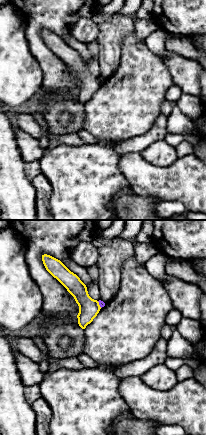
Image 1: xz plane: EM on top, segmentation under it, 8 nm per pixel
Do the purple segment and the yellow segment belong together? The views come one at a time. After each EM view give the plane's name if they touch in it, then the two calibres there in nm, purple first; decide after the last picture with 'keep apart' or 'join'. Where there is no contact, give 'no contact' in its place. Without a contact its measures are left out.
xz | 50/160 nm

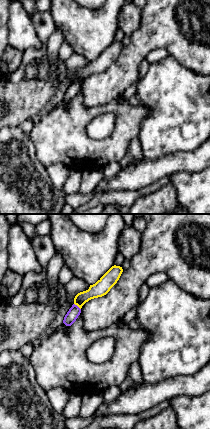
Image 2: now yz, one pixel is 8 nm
yz | 90/120 nm

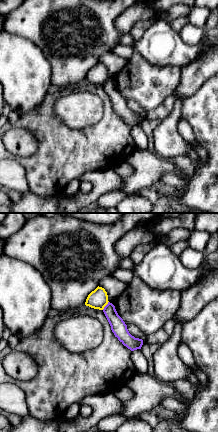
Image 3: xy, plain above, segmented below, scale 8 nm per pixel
xy | 120/160 nm

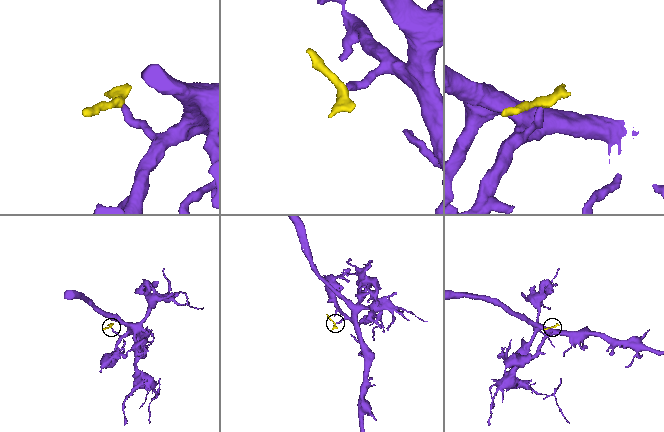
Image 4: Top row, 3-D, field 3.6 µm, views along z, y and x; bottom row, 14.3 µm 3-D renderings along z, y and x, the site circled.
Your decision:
keep apart

